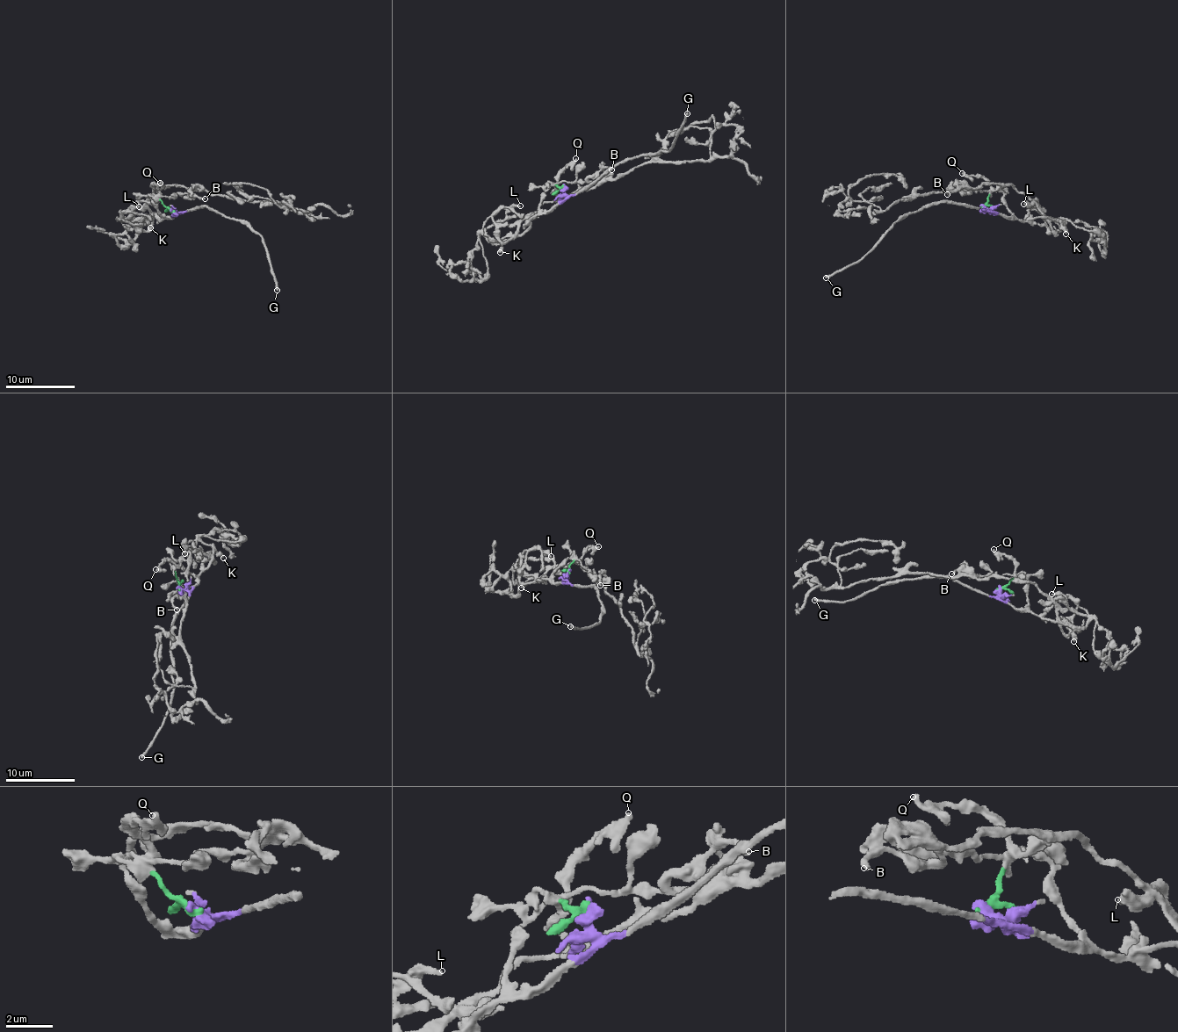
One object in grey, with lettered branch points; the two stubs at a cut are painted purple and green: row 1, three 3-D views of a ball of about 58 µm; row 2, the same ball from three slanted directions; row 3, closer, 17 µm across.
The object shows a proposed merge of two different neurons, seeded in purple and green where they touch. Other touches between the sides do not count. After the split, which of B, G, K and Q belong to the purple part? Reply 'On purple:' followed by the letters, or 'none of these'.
On purple: G, K

